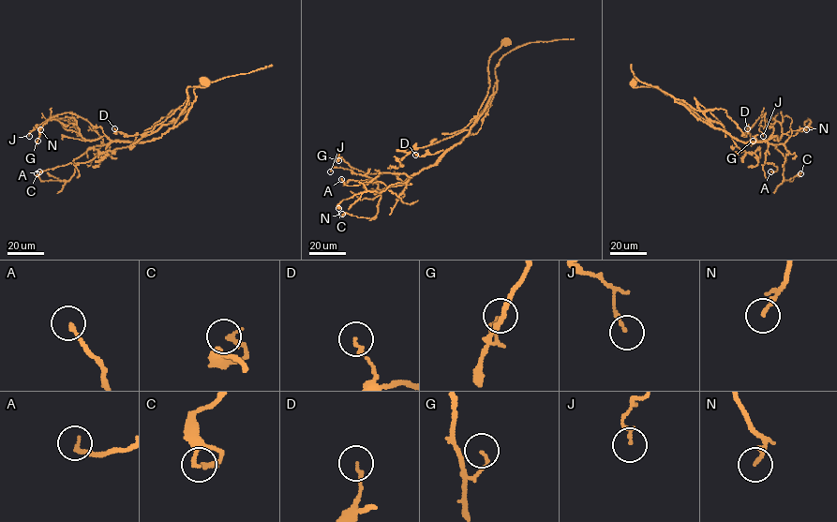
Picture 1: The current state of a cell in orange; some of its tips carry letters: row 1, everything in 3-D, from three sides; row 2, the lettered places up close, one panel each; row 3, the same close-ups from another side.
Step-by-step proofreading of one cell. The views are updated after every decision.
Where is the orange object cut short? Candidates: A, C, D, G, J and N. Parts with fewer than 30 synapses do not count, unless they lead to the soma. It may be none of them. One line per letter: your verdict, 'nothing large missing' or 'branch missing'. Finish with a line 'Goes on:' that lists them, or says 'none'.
A: nothing large missing
C: nothing large missing
D: nothing large missing
G: nothing large missing
J: nothing large missing
N: nothing large missing
Goes on: none

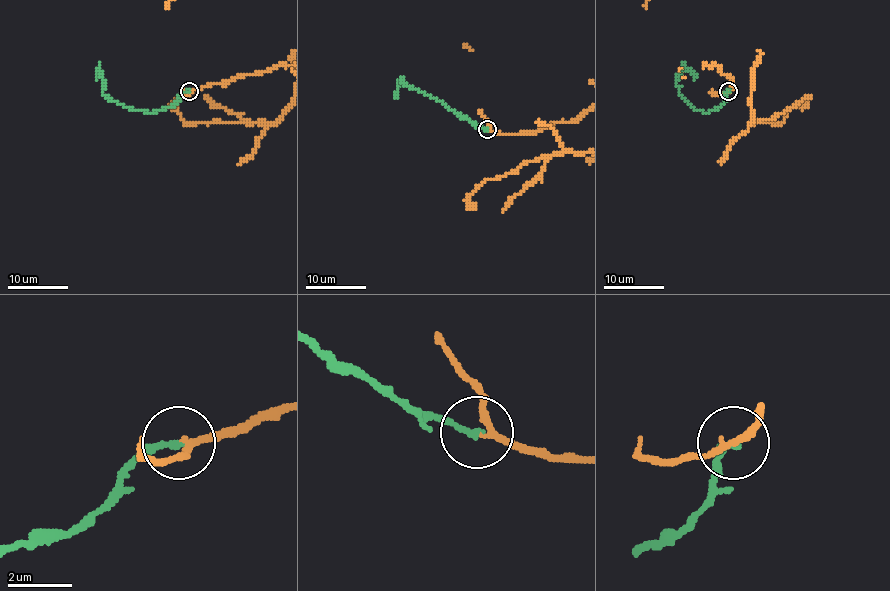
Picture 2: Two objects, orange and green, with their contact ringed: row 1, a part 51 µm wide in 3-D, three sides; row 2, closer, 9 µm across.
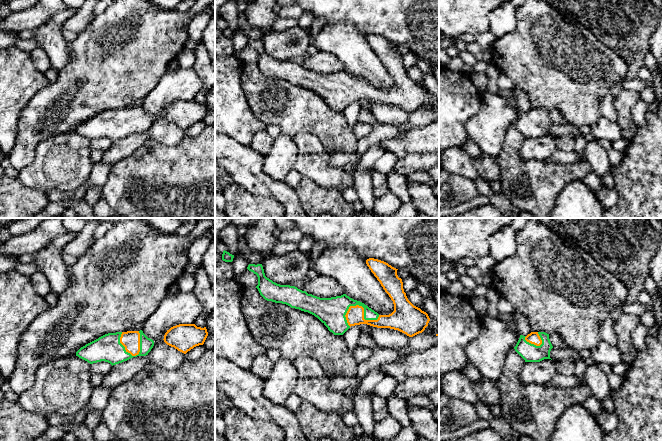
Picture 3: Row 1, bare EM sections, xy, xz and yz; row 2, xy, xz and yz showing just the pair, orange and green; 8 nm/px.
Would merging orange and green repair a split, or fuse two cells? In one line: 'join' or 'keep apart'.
join

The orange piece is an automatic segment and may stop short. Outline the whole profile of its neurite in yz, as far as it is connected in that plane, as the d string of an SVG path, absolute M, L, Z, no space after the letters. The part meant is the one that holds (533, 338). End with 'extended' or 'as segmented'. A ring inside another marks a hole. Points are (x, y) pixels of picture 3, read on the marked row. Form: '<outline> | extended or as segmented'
M531 332L527 336L520 335L514 347L525 362L540 362L544 359L551 359L550 351L552 348L549 334L545 332Z | extended

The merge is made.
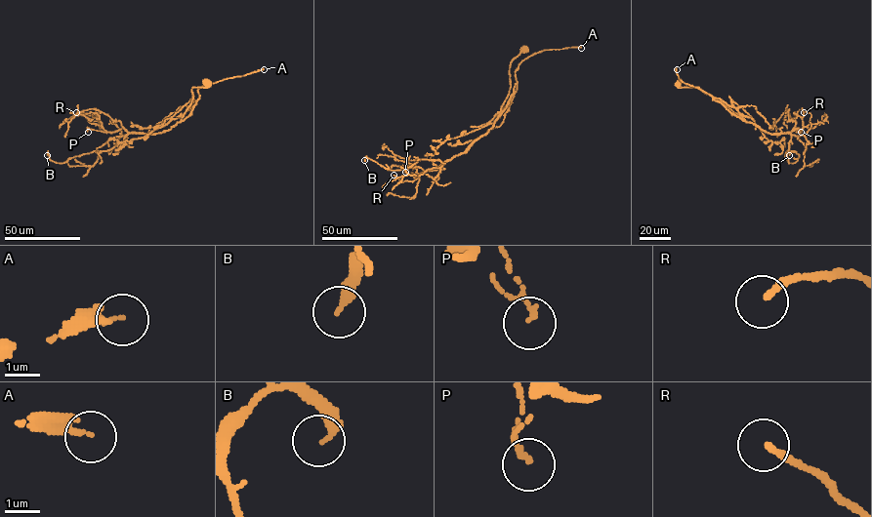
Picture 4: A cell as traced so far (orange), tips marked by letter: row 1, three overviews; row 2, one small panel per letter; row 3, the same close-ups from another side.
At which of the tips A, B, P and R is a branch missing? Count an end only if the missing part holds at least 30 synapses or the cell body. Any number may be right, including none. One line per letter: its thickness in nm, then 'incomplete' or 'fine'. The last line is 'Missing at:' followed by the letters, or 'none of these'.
A: 190 nm | incomplete
B: 280 nm | fine
P: 90 nm | fine
R: 200 nm | fine
Missing at: A

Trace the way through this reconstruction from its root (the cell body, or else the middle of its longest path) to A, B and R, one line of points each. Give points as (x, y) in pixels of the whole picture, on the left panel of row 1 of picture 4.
A: (206, 83), (207, 87), (191, 88), (193, 98), (181, 121), (196, 104), (197, 90), (202, 86), (264, 69)
B: (206, 83), (191, 88), (191, 102), (168, 130), (129, 133), (109, 150), (61, 163), (47, 155)
R: (206, 83), (191, 88), (193, 98), (181, 120), (156, 134), (107, 132), (76, 112)

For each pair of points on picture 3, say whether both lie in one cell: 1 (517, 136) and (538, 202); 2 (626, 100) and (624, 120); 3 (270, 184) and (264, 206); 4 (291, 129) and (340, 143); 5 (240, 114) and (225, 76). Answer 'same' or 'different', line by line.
1: same
2: same
3: different
4: same
5: same

